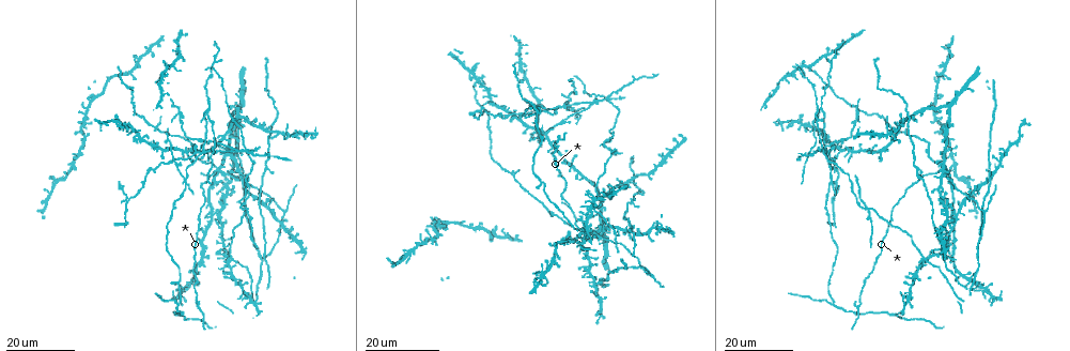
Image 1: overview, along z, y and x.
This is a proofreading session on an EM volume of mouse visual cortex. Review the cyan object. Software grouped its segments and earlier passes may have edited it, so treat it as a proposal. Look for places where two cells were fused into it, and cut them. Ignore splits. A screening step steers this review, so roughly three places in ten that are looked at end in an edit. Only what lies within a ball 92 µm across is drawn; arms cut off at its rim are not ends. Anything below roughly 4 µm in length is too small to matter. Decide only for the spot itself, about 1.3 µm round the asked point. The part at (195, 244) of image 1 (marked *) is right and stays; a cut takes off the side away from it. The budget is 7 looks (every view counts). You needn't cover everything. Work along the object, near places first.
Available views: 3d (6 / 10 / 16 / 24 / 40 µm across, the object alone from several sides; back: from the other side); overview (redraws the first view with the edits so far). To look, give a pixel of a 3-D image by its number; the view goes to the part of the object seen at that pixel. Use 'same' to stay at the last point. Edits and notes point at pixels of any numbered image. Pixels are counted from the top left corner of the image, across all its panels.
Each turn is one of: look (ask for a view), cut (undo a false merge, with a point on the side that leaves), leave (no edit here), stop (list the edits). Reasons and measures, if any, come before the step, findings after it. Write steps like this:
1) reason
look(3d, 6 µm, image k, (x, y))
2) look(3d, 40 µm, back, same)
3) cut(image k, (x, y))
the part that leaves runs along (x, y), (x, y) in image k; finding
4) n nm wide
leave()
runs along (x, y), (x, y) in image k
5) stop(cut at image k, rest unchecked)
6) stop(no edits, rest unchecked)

a fork
look(3d, 24 µm, image 1, (828, 69))

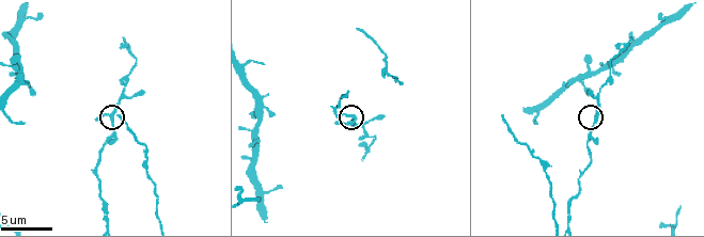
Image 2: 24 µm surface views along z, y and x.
look(3d, 6 µm, image 2, (597, 114))

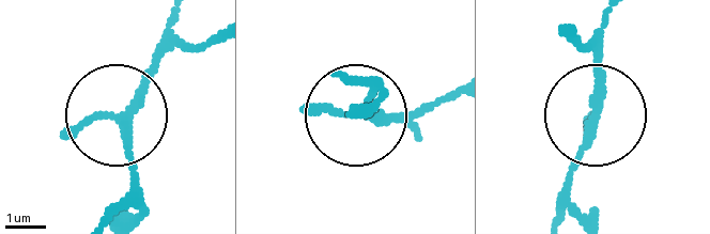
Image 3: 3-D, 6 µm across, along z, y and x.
other side
look(3d, 6 µm, back, image 3, (125, 114))

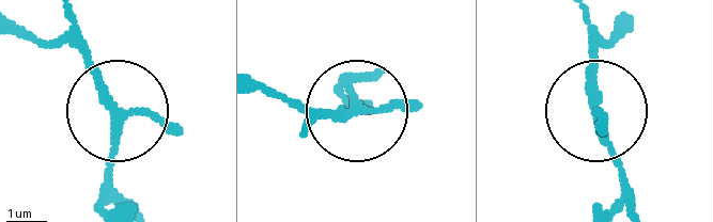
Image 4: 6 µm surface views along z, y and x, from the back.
190 nm wide
leave()
continuous, no second cell

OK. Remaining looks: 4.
three-way junction
look(3d, 16 µm, image 1, (822, 106))

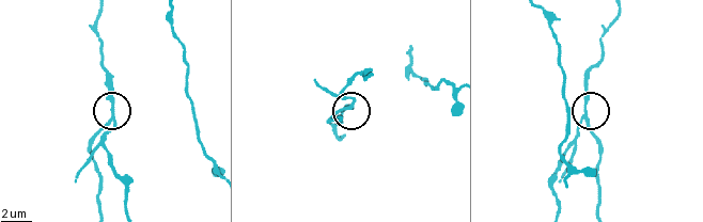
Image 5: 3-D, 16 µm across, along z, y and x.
zoom in
look(3d, 10 µm, image 5, (583, 120))

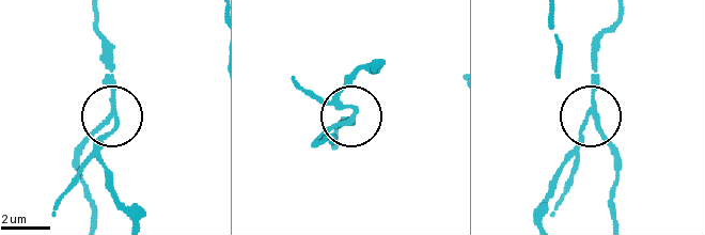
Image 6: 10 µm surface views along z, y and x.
3 arms
cut(image 6, (335, 109))
the part that leaves runs along (356, 113), (340, 93), (358, 68), (372, 64) in image 6; two cells meet here

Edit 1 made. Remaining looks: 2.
stop(cut at image 6, rest unchecked)

